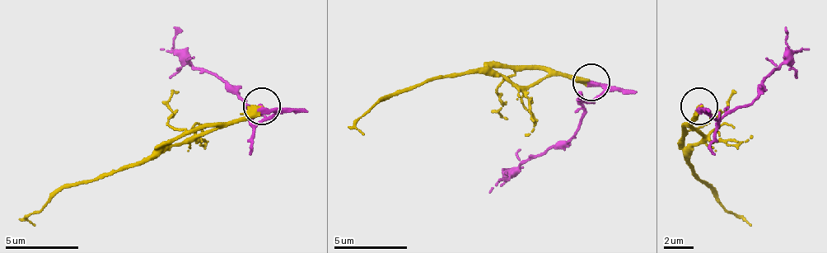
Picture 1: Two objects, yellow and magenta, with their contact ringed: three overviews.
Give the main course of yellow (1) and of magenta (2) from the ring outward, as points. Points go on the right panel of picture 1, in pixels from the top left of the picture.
1: (698, 107), (687, 122), (683, 140), (694, 174), (712, 195), (749, 225)
2: (698, 107), (712, 118), (745, 107), (768, 77), (794, 52), (808, 48)

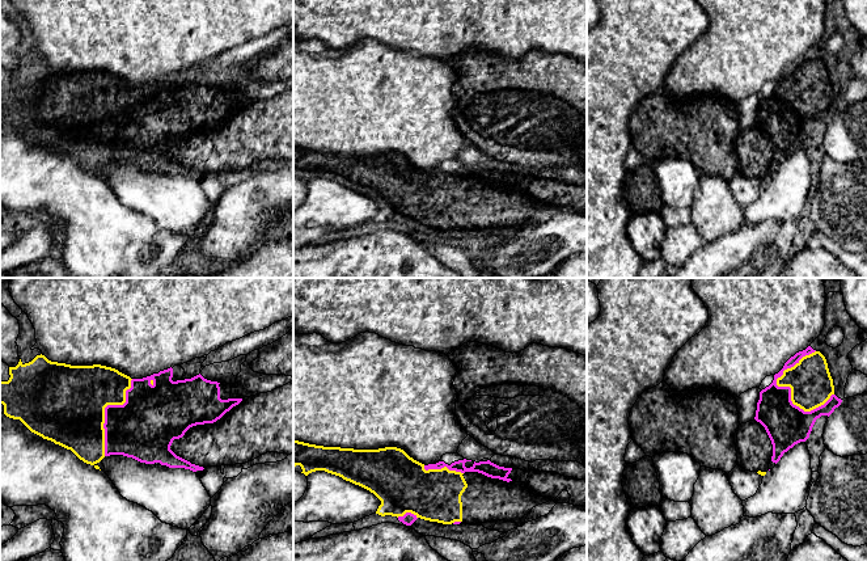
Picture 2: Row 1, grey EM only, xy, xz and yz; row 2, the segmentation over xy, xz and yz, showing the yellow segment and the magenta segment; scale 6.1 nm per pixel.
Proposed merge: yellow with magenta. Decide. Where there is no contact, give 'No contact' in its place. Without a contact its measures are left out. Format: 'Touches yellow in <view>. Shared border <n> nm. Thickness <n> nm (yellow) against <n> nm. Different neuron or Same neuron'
Touches yellow in yz. Shared border 380 nm. Thickness 260 nm (yellow) against 240 nm. Different neuron

